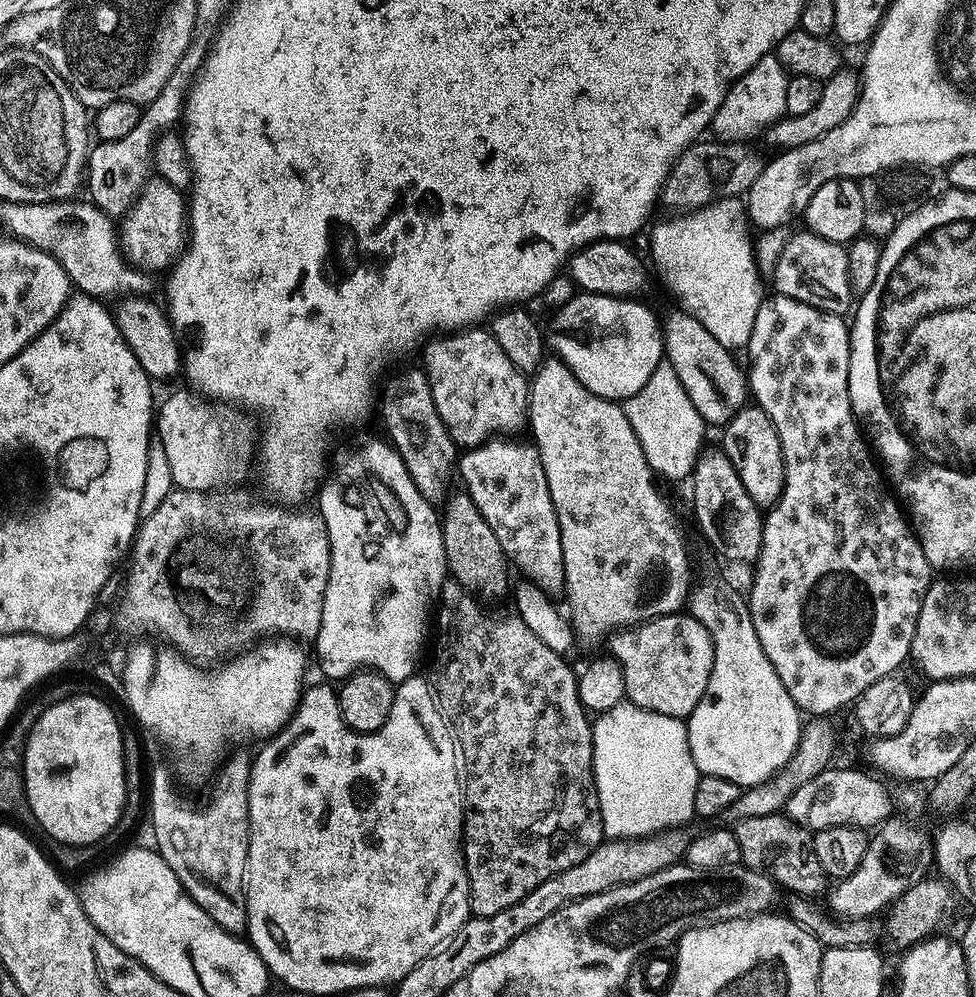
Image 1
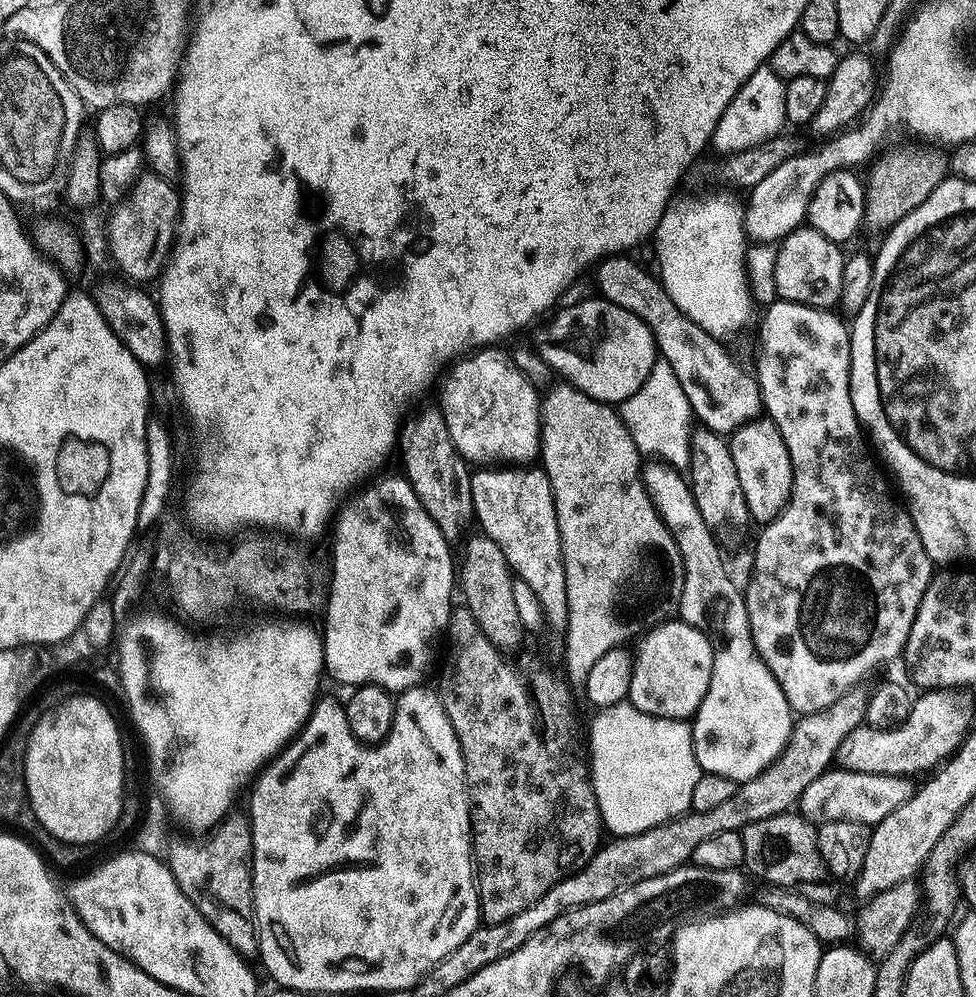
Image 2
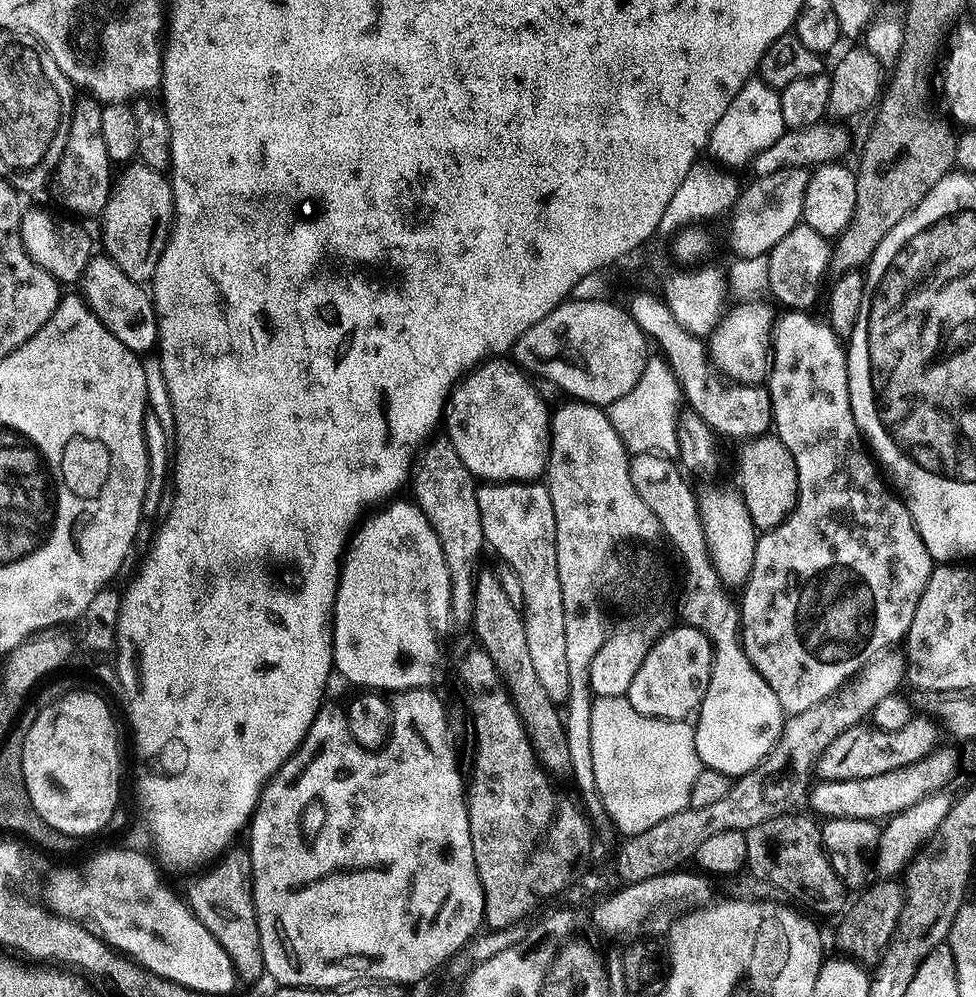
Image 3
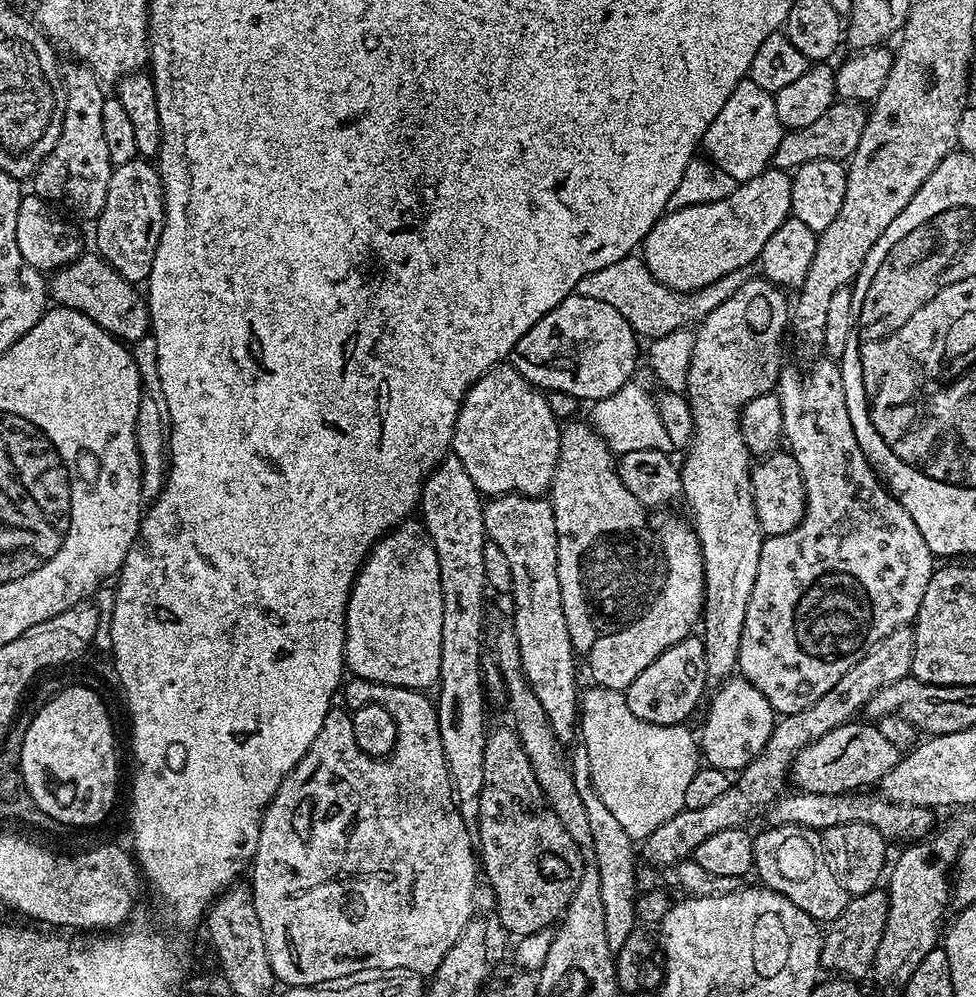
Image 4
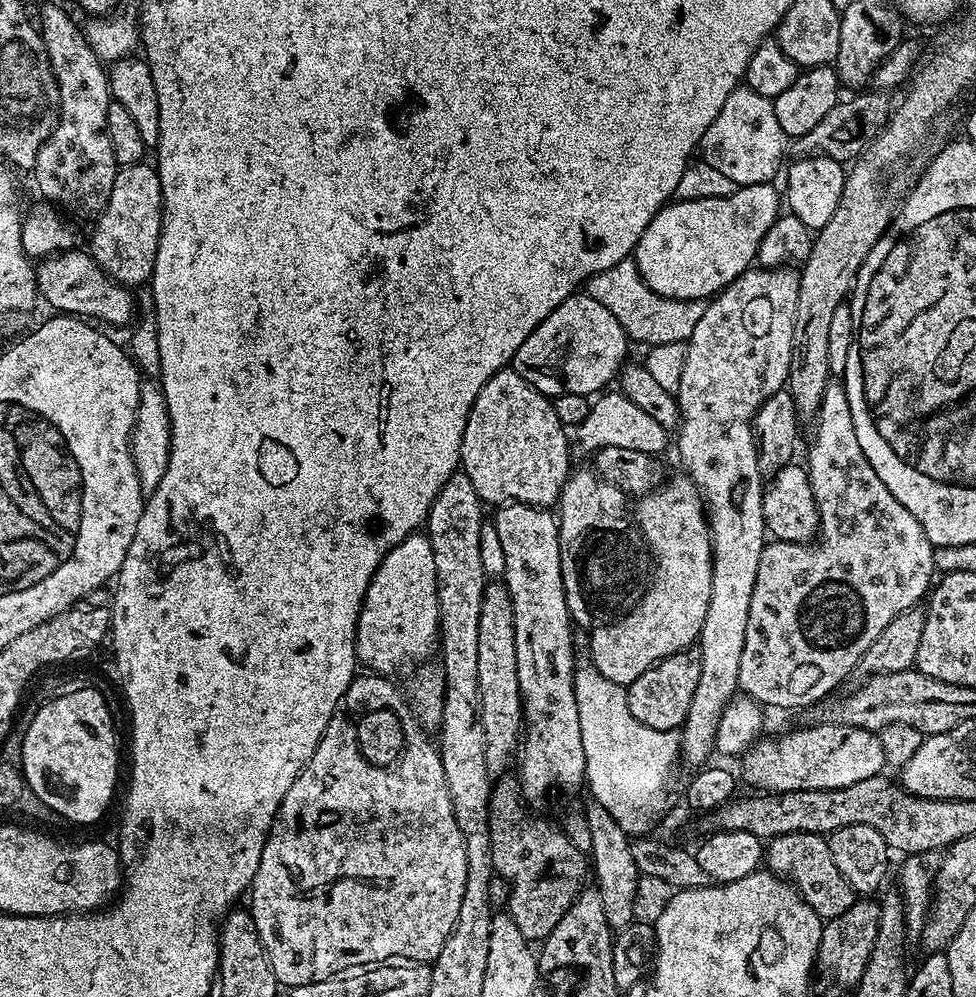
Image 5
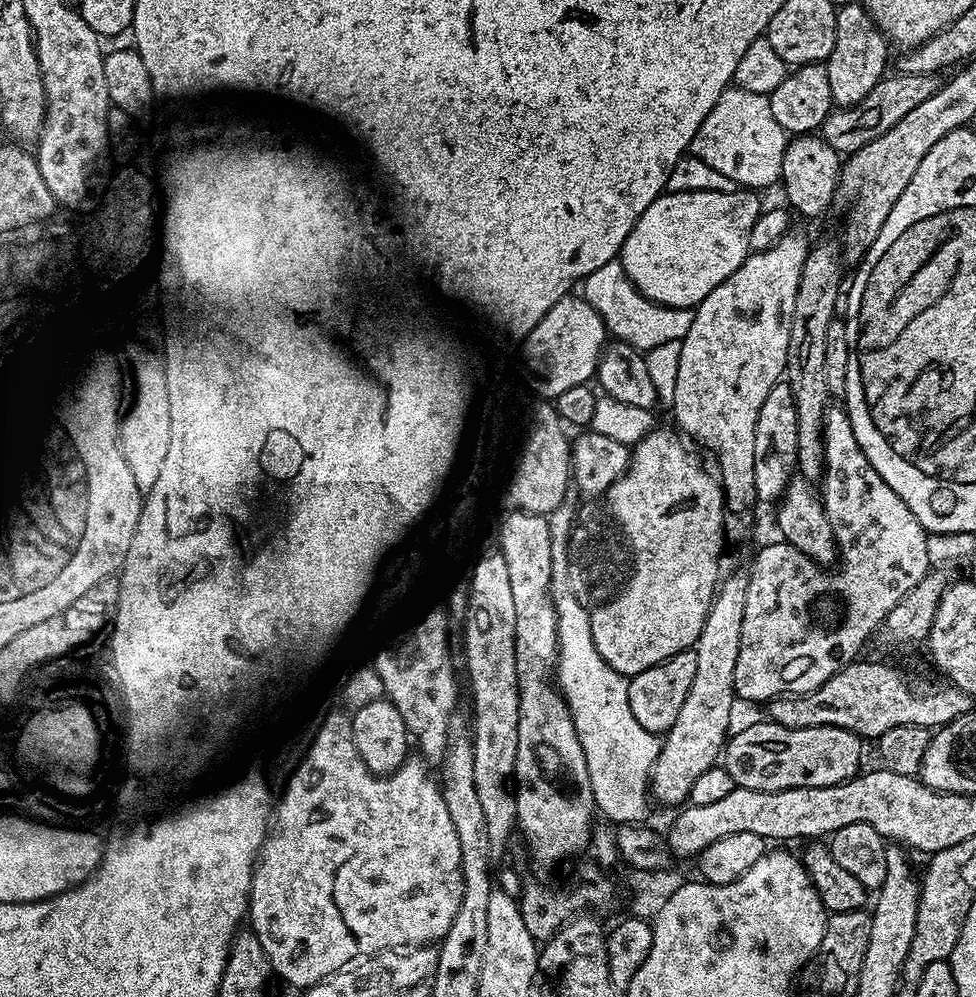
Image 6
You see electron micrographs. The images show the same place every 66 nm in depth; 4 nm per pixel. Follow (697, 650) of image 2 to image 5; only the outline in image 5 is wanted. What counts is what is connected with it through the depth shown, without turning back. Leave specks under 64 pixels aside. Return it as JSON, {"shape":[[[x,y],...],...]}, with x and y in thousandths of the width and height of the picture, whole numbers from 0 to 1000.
{"shape":[[[706,648],[700,654],[693,654],[681,662],[675,662],[669,670],[659,674],[649,686],[642,687],[645,716],[650,716],[650,720],[654,720],[654,724],[658,724],[670,732],[688,734],[696,731],[707,712],[707,704],[711,700],[711,692],[715,692],[715,680],[718,676],[719,664],[717,663],[716,653],[712,649]]]}

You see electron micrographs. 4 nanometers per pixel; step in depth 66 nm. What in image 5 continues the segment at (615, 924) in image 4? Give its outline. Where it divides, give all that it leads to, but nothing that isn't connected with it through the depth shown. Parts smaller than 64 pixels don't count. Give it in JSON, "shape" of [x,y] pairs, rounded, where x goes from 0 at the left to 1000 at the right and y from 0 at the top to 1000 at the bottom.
{"shape":[[[610,804],[603,805],[603,810],[600,810],[600,817],[602,819],[602,827],[605,828],[605,841],[607,842],[607,850],[605,852],[605,867],[609,872],[609,887],[610,890],[615,892],[615,900],[617,901],[617,913],[621,913],[621,925],[629,932],[634,933],[637,931],[644,931],[651,924],[650,919],[650,905],[651,898],[654,895],[654,887],[657,881],[657,876],[654,869],[651,867],[650,857],[648,856],[648,846],[649,844],[645,842],[642,835],[637,832],[637,828],[633,828],[633,824],[629,824],[629,820],[626,816],[624,816],[616,806],[612,806]]]}

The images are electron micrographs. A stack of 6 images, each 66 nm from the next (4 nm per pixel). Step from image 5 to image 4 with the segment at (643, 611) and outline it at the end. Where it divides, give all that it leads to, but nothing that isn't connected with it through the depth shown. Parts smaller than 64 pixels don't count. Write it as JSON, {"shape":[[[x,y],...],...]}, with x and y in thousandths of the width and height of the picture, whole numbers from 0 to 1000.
{"shape":[[[684,518],[674,526],[674,549],[682,563],[682,577],[678,592],[669,602],[661,614],[657,614],[655,619],[648,623],[642,630],[636,630],[629,636],[621,636],[609,644],[607,650],[601,651],[602,674],[607,677],[606,685],[617,690],[630,690],[632,692],[642,692],[670,664],[672,658],[677,658],[686,648],[691,648],[696,642],[710,633],[709,625],[714,625],[715,619],[721,612],[721,551],[717,548],[717,542],[713,539],[713,531],[704,521],[700,522],[697,518]]]}

